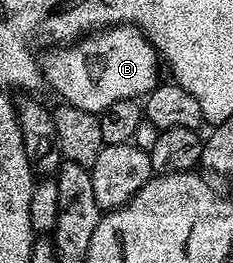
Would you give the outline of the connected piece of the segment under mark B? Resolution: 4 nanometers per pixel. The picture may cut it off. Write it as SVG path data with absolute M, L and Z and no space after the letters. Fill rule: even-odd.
M127 24L108 26L69 44L55 45L41 55L40 65L45 85L50 85L65 105L96 115L121 98L149 94L160 82L158 51L137 26Z

